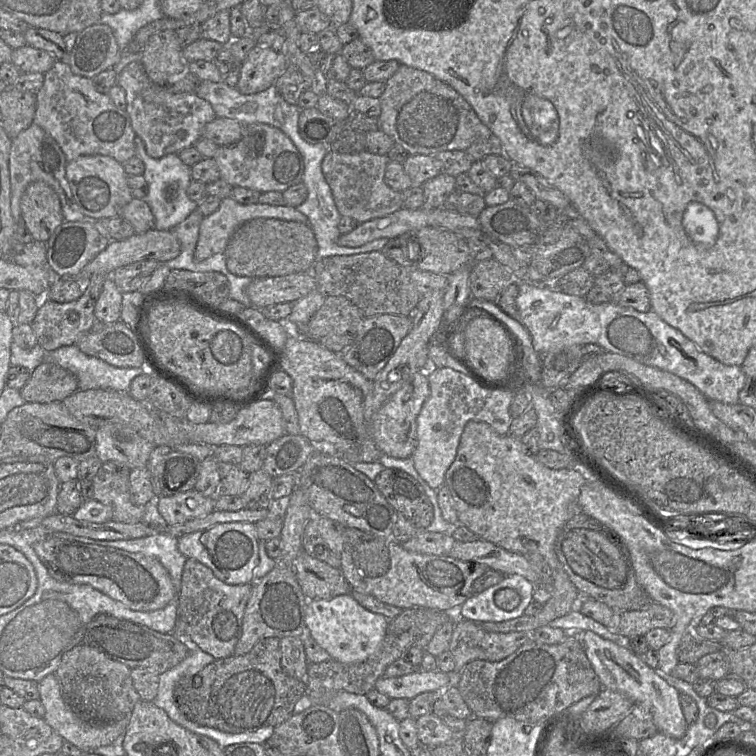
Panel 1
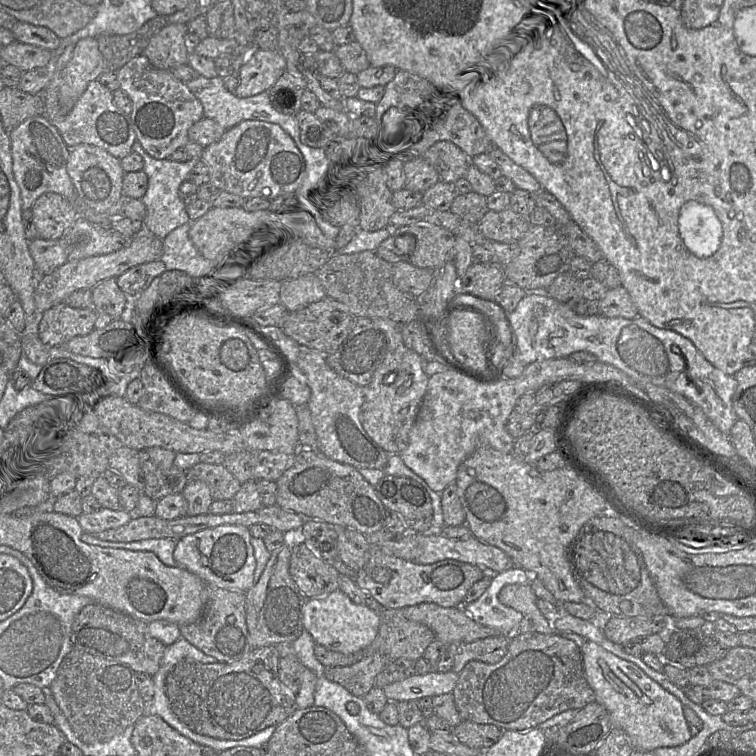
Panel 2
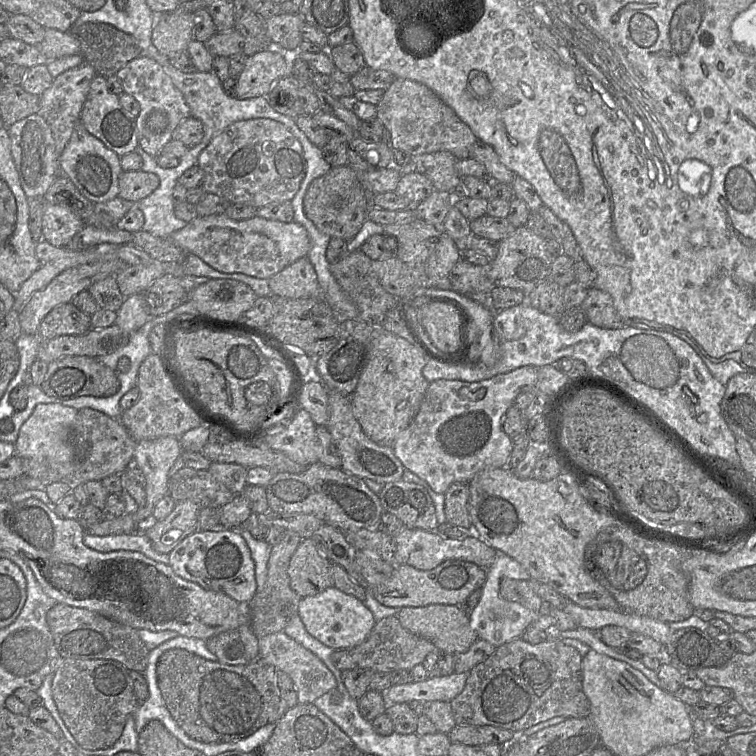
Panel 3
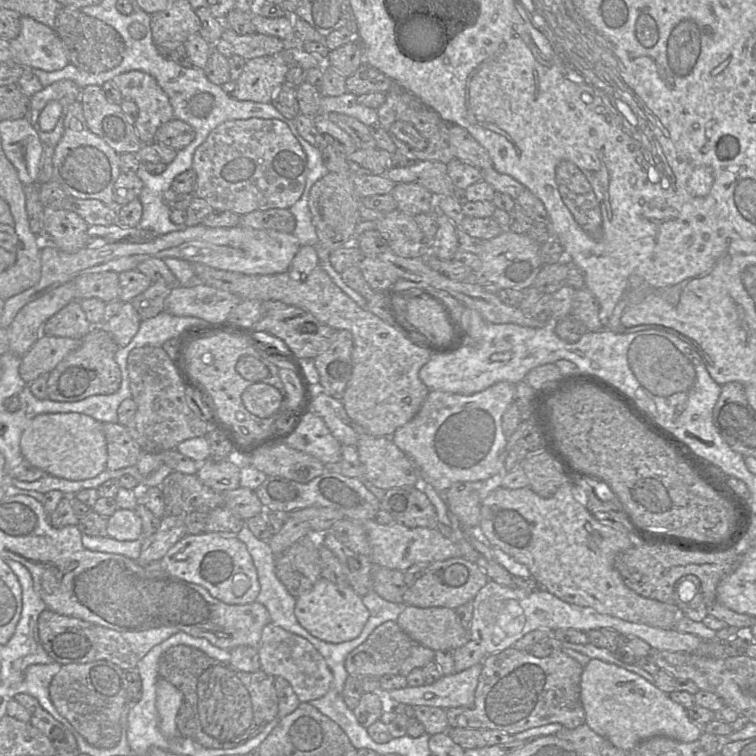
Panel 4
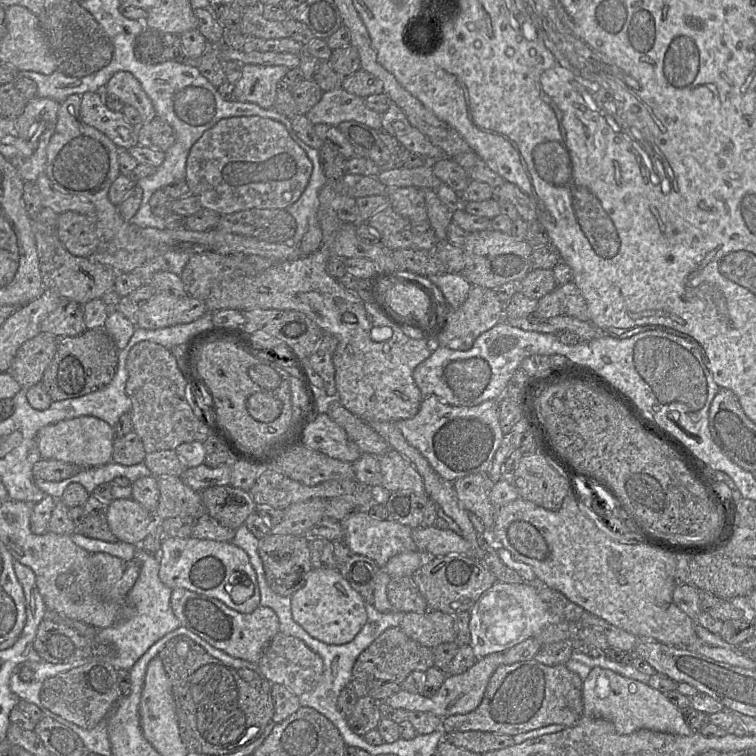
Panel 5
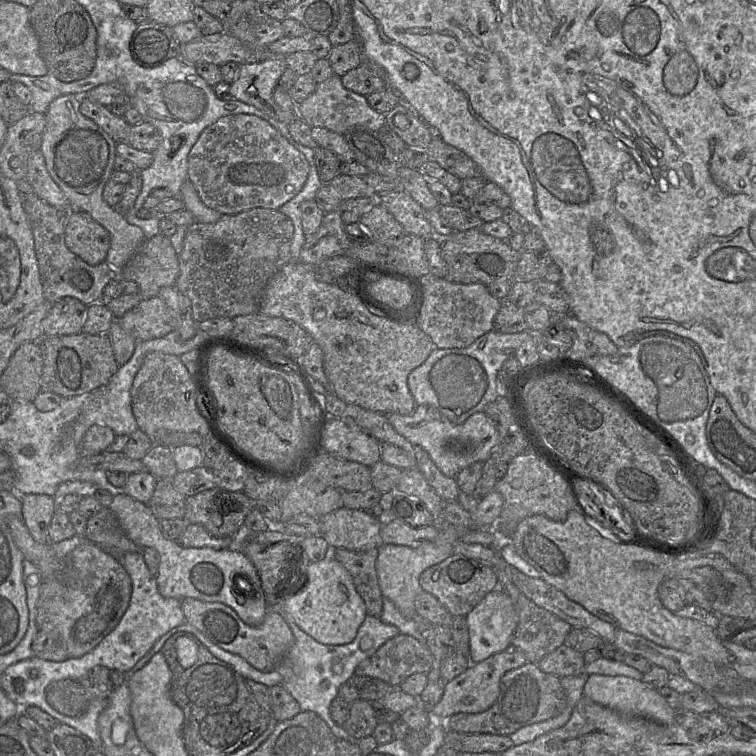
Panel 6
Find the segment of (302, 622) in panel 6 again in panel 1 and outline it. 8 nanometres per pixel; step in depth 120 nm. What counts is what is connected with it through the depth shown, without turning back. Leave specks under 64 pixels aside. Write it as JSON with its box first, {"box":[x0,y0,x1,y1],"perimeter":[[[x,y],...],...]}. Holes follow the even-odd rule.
{"box":[305,594,389,663],"perimeter":[[[351,594],[331,599],[308,600],[305,607],[306,633],[326,650],[332,660],[360,663],[374,656],[382,646],[389,620],[361,606]]]}

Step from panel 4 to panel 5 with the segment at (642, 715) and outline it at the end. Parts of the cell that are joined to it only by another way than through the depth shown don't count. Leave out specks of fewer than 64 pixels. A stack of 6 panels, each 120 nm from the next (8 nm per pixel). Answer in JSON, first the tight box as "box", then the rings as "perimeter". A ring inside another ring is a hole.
{"box":[582,668,698,736],"perimeter":[[[591,668],[583,681],[582,699],[584,715],[610,721],[620,735],[628,735],[640,729],[683,736],[698,732],[686,724],[681,710],[664,693],[609,669]]]}

